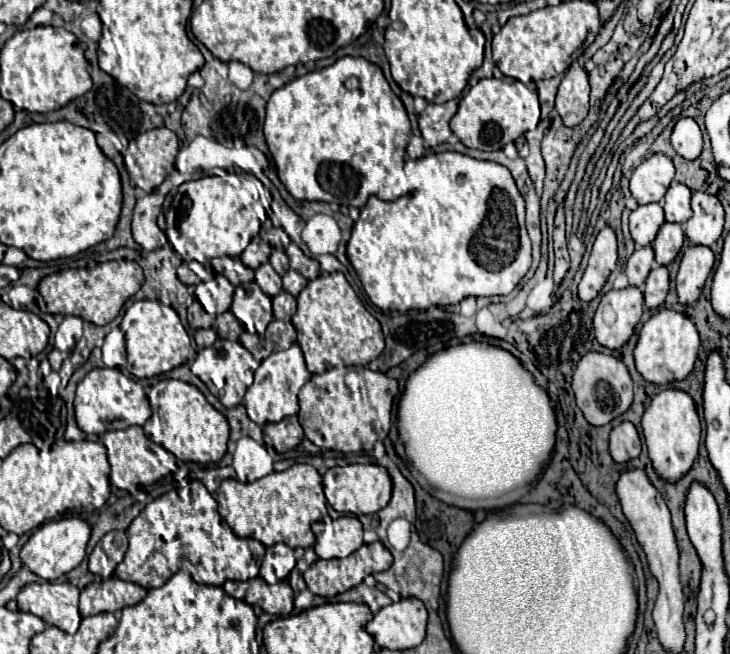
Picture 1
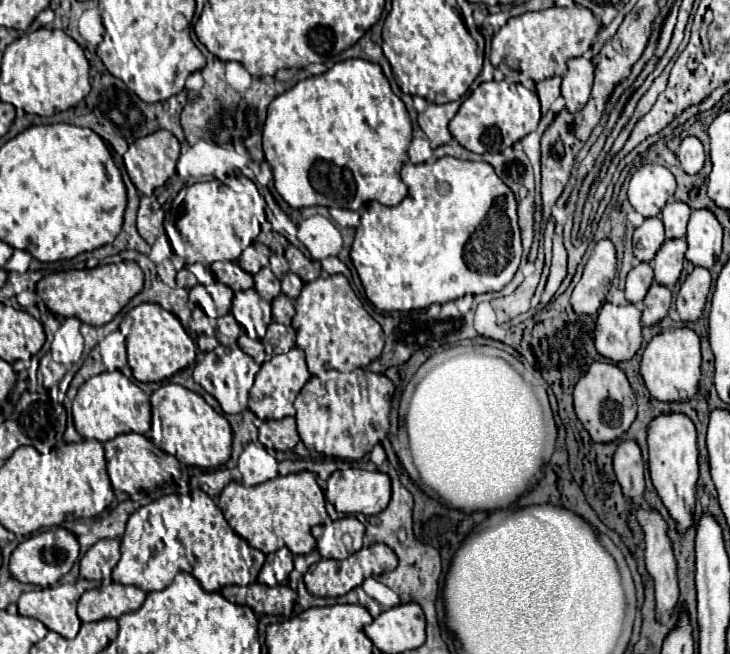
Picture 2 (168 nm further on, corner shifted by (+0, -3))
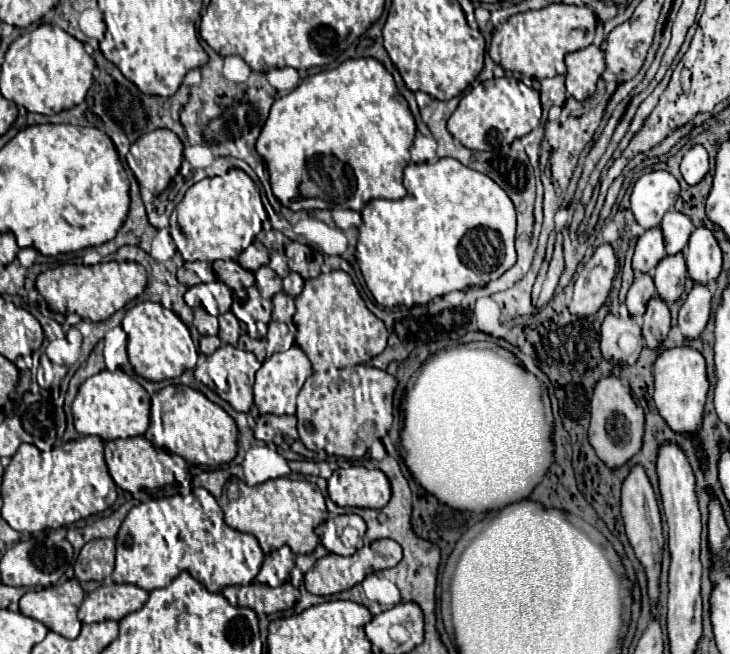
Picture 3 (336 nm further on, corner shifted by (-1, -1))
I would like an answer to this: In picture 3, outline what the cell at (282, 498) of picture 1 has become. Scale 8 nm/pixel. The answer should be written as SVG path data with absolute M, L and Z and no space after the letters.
M288 477L270 479L254 487L246 485L244 481L228 479L218 503L224 511L224 521L236 531L254 535L264 553L280 549L282 545L288 545L296 555L312 553L320 541L314 533L314 527L326 521L328 517L324 495L318 489L318 485Z

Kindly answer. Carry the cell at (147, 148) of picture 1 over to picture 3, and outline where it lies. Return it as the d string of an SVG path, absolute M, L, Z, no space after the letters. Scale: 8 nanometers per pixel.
M156 129L131 145L126 161L139 186L158 195L180 169L182 141L170 129Z

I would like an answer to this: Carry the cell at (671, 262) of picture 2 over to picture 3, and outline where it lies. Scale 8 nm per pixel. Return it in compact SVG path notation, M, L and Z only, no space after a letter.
M676 253L676 255L666 255L656 269L652 271L652 279L656 283L658 295L664 301L676 301L682 291L684 291L684 283L686 283L686 263L684 263L684 255Z

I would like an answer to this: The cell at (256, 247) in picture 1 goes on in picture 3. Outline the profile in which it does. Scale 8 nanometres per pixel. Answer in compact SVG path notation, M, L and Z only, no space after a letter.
M254 241L248 249L244 249L238 257L238 263L248 269L248 271L256 271L260 269L262 265L268 265L268 249L260 243L260 241Z

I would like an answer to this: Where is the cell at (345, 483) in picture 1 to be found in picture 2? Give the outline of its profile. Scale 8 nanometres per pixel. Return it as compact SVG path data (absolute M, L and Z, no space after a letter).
M345 469L327 479L325 497L341 513L381 513L391 499L389 475L379 471Z

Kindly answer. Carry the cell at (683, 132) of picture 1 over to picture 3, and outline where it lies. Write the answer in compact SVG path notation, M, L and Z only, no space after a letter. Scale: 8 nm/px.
M694 145L692 149L688 149L682 157L682 165L680 171L686 179L686 183L696 185L706 173L708 173L710 165L708 165L708 153L702 145Z

